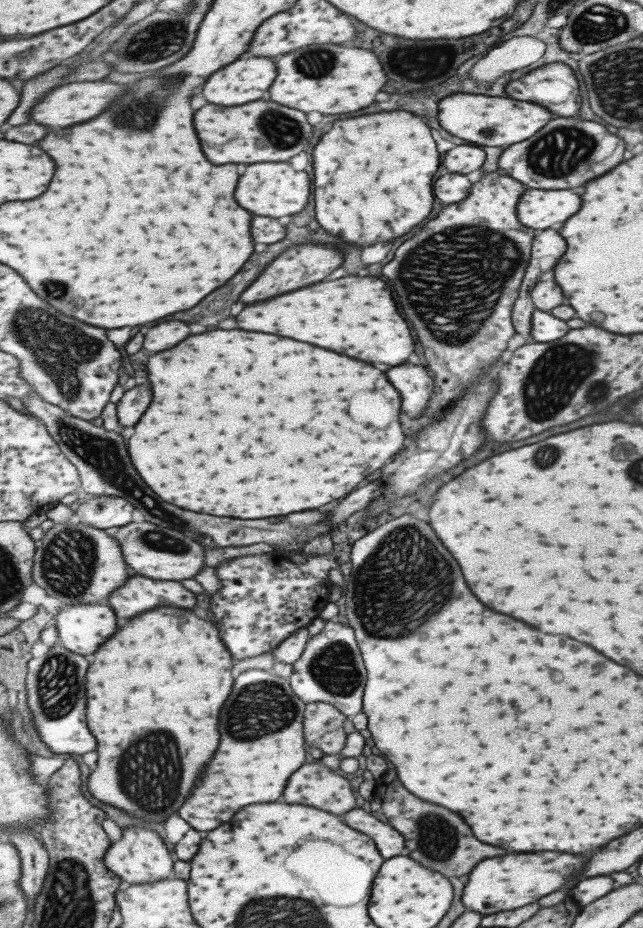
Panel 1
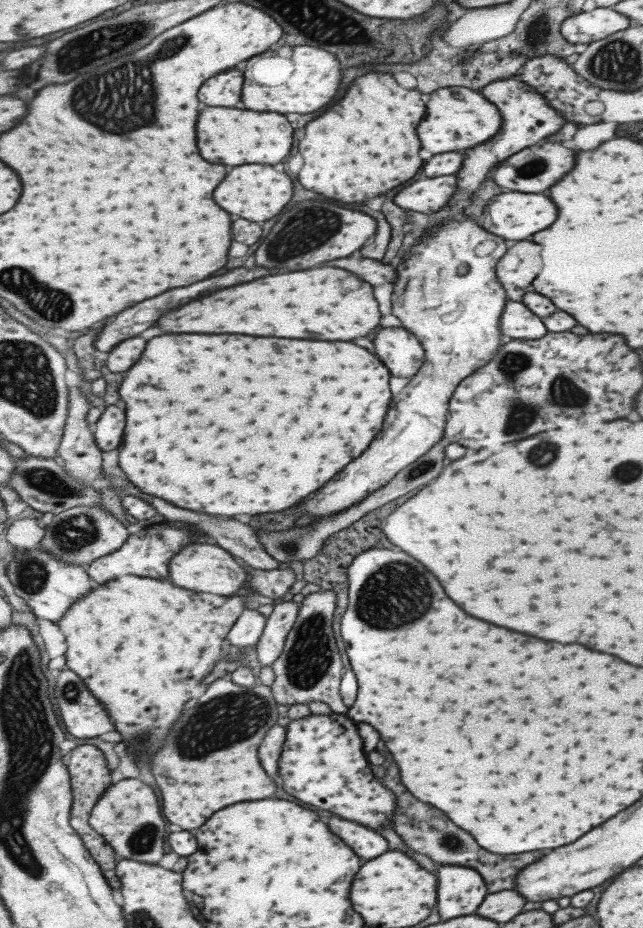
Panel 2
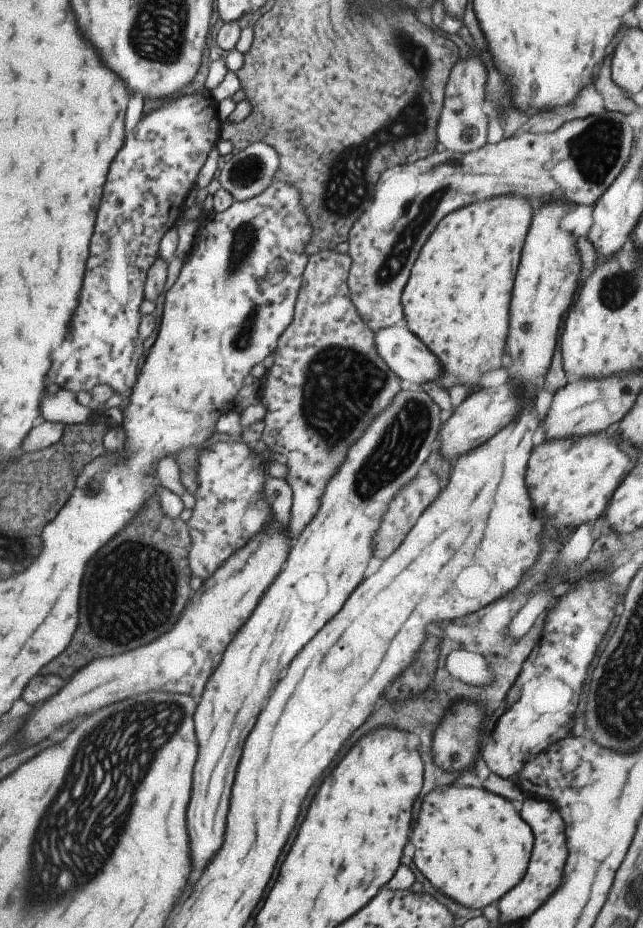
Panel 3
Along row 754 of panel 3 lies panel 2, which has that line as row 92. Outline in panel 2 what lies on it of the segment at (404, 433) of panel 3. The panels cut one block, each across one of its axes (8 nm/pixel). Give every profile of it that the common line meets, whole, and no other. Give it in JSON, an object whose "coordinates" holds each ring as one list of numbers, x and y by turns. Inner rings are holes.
{"coordinates":[[229,70,205,82,205,86,201,88,201,102,209,106,235,108,241,102,241,88,243,88,243,72]]}

